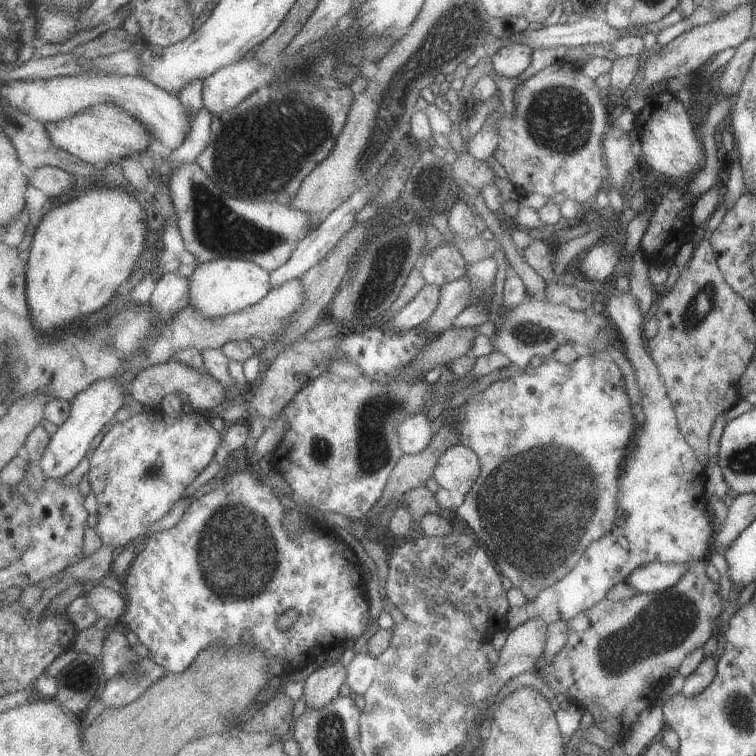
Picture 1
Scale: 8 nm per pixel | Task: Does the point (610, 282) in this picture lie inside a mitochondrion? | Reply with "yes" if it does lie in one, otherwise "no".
no

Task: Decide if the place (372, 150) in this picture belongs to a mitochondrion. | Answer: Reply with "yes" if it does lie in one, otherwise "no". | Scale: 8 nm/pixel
yes

